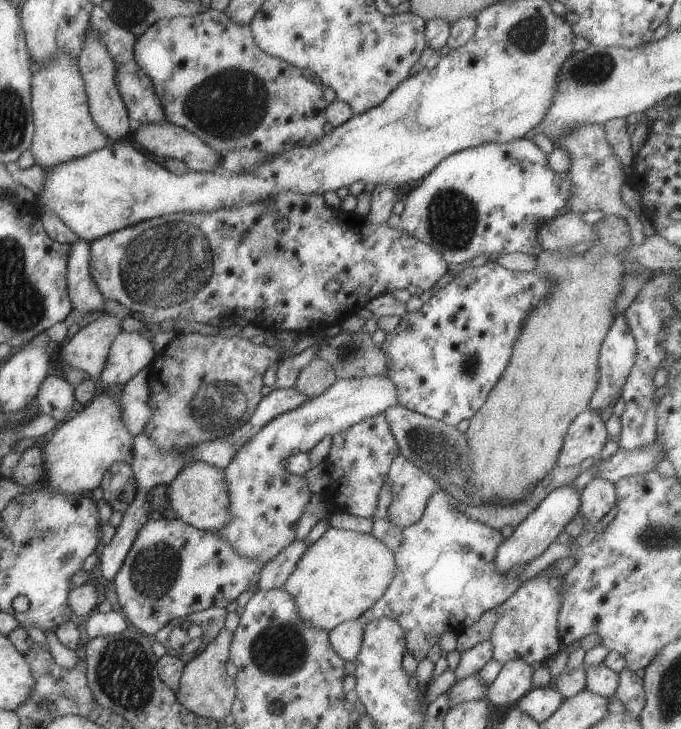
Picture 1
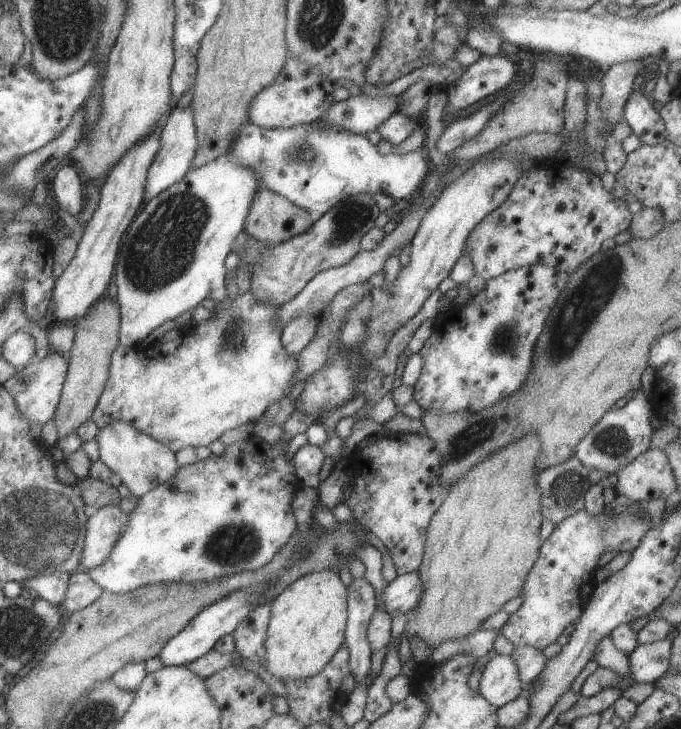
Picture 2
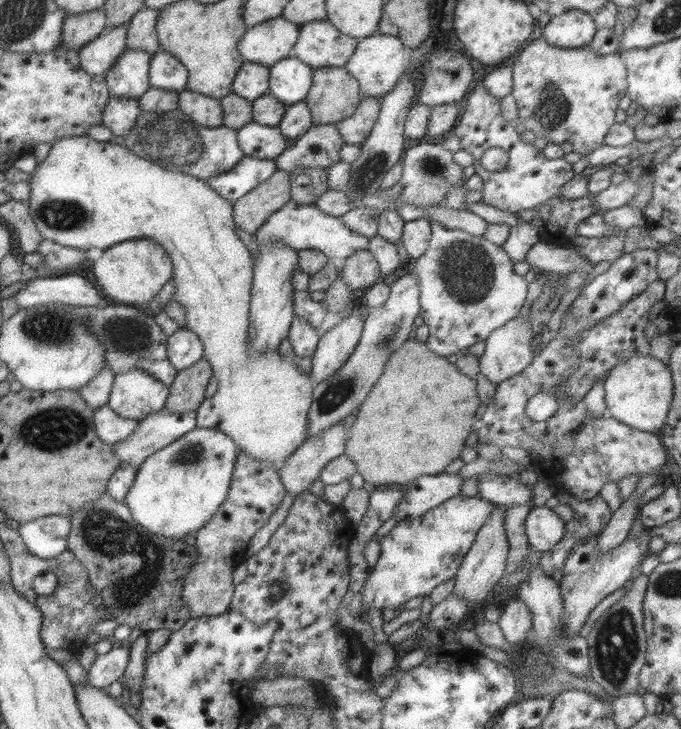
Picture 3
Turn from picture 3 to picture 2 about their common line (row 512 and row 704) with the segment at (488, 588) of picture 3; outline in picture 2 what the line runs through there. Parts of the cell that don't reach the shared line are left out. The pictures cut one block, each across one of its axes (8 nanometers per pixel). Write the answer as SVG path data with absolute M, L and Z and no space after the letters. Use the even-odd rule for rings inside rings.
M496 655L488 660L478 681L476 690L491 706L499 708L522 691L518 668L508 655Z

